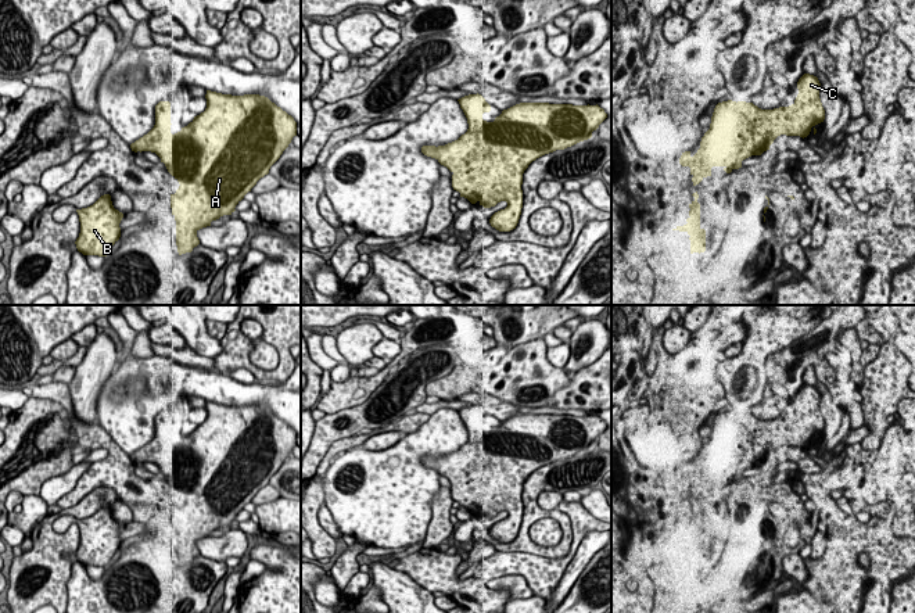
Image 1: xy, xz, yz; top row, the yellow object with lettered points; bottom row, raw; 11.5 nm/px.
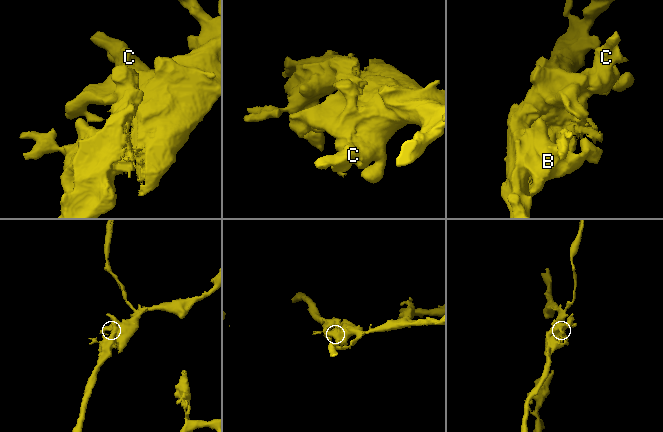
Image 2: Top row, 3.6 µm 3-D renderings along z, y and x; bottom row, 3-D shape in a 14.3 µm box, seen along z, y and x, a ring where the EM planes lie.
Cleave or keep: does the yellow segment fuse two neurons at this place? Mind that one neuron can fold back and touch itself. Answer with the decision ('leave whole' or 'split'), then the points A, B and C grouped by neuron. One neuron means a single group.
leave whole; A B C

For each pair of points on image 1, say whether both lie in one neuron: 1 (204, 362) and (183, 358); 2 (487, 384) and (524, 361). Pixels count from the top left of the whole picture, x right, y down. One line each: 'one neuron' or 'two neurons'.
1: one neuron
2: one neuron

